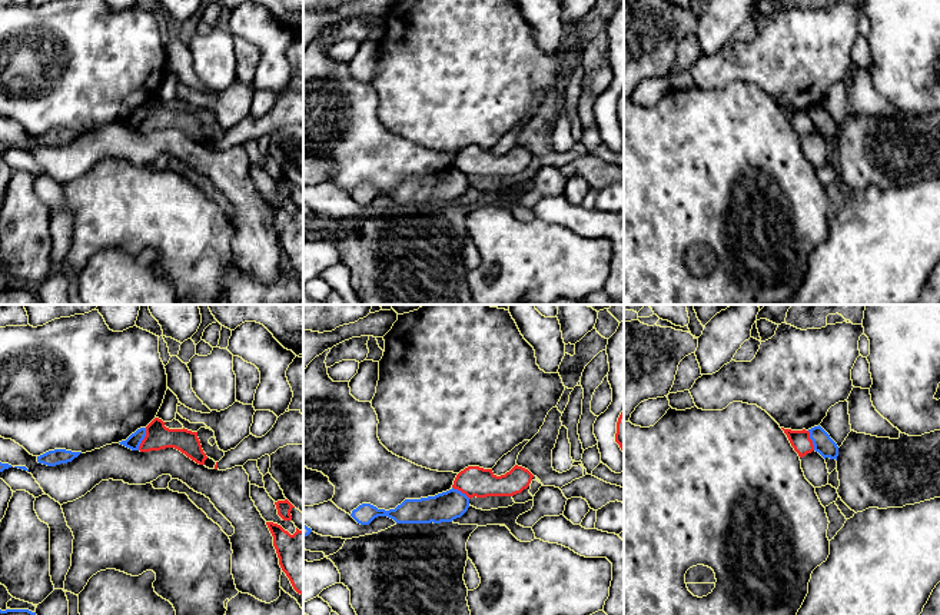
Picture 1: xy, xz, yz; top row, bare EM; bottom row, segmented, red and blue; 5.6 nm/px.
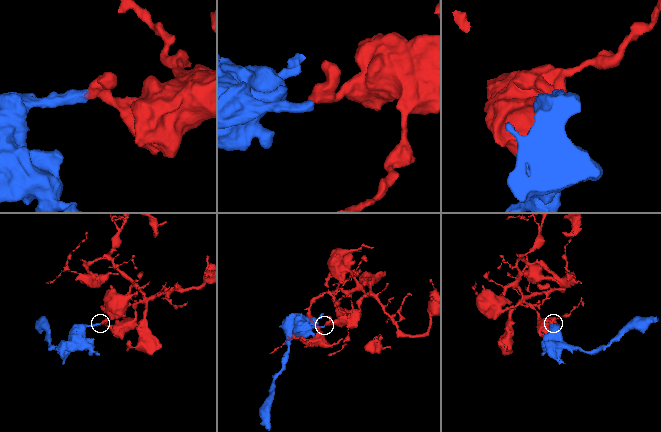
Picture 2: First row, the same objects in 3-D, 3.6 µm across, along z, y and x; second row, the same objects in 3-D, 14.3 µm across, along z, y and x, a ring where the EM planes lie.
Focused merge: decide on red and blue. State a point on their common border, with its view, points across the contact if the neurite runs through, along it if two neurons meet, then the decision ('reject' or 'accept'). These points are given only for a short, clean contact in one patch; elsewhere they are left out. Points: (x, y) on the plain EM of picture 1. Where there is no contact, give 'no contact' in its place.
xy (143, 119) | along xy (146, 107), (146, 115), (138, 129) | reject

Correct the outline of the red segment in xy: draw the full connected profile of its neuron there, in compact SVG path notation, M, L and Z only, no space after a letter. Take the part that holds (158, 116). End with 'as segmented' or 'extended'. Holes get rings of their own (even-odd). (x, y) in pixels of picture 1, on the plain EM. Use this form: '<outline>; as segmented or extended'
M155 97L146 106L146 116L142 120L139 130L150 132L160 130L166 127L175 127L185 133L187 137L195 140L199 144L205 144L207 139L206 133L202 129L200 120L197 117L197 112L192 112L187 109L169 109L165 106L159 97Z; as segmented

